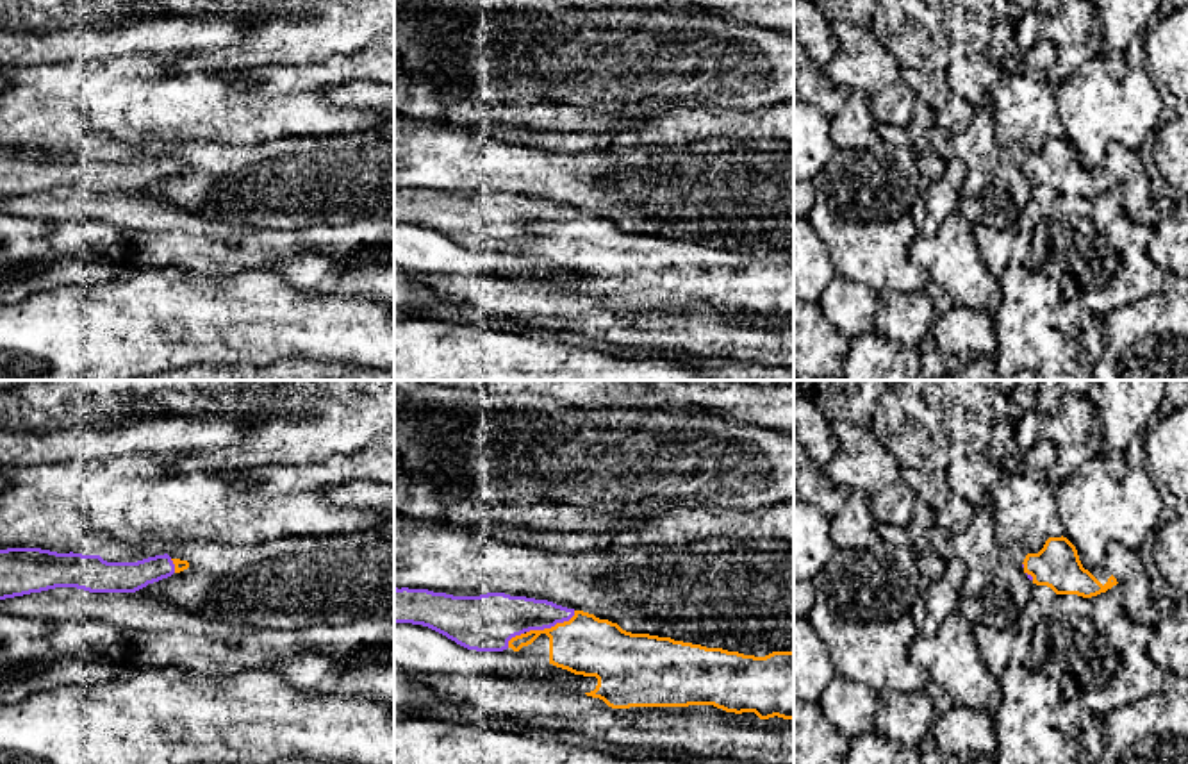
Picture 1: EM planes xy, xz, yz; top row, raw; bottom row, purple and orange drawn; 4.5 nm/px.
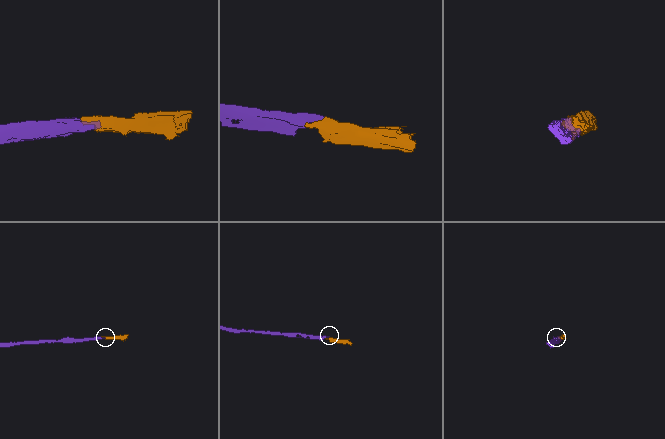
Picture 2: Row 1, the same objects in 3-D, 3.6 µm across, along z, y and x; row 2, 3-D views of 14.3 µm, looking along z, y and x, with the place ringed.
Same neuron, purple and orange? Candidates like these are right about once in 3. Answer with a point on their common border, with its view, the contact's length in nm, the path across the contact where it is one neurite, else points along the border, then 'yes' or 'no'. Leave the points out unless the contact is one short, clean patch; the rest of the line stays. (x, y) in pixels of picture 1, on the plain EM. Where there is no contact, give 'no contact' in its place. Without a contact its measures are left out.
meets purple in xz at (552, 225); contact 240 nm long; runs through xz (498, 216), (543, 216), (552, 225), (566, 227), (585, 245); yes

